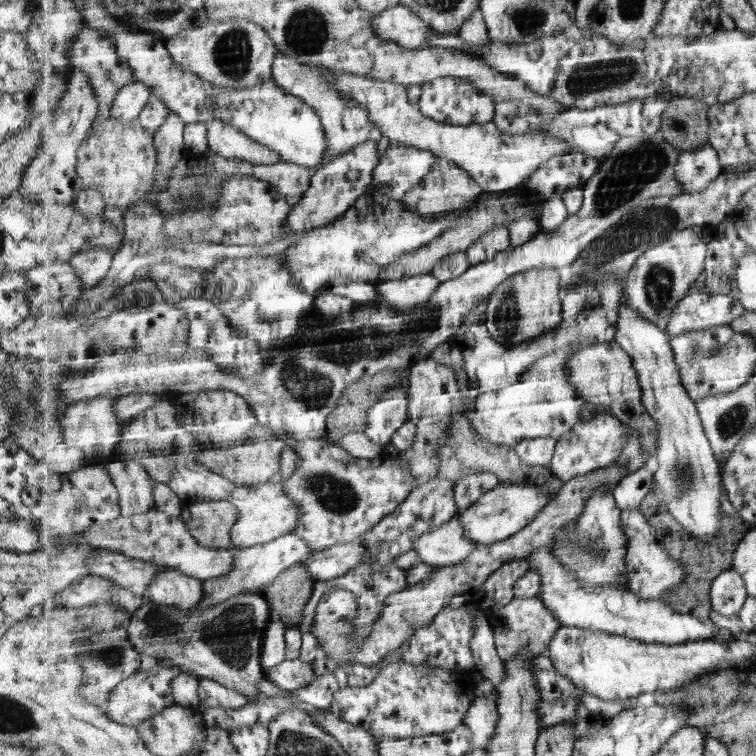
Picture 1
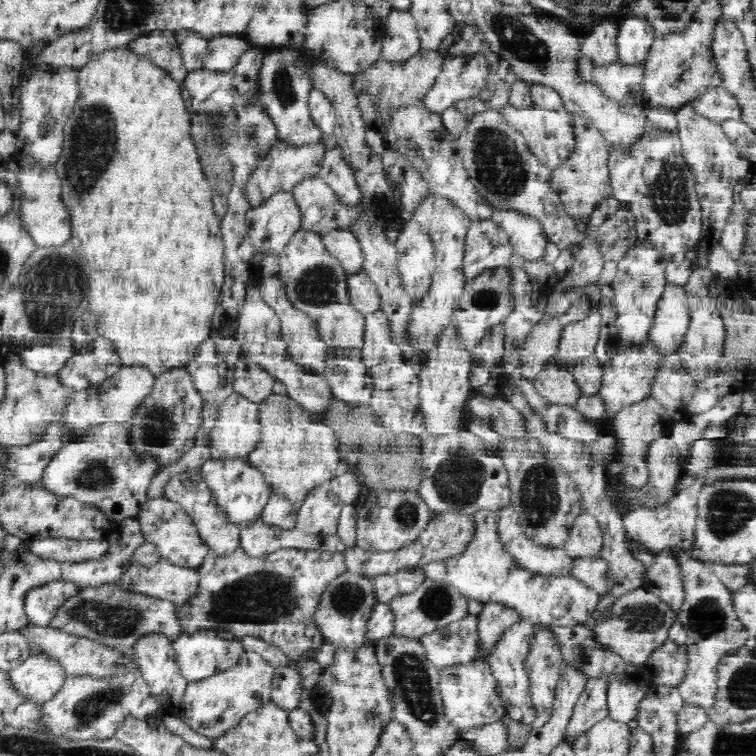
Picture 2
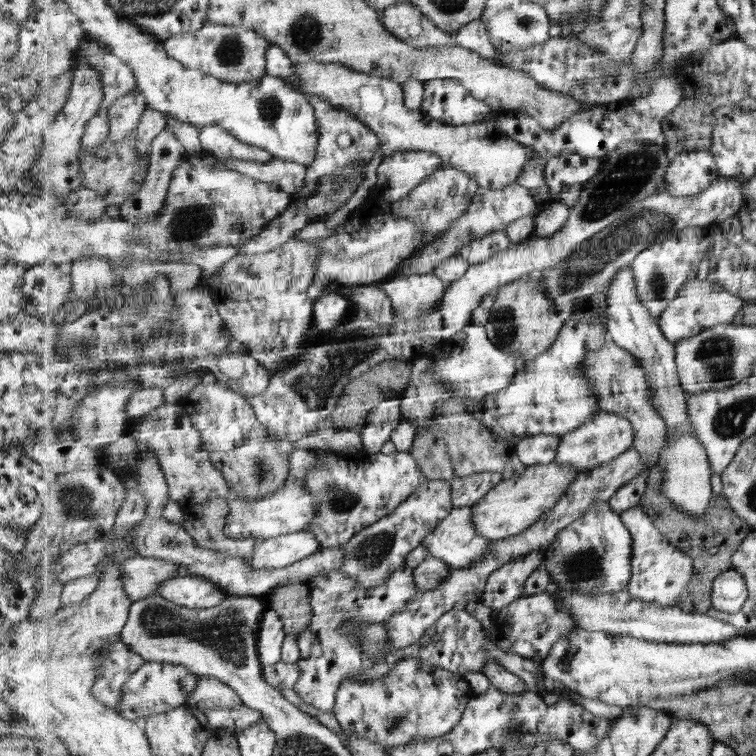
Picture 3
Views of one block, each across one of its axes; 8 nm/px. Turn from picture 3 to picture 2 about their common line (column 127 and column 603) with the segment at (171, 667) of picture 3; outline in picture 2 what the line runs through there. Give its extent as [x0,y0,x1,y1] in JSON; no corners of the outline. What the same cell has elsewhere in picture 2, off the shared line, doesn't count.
[565,678,608,743]

